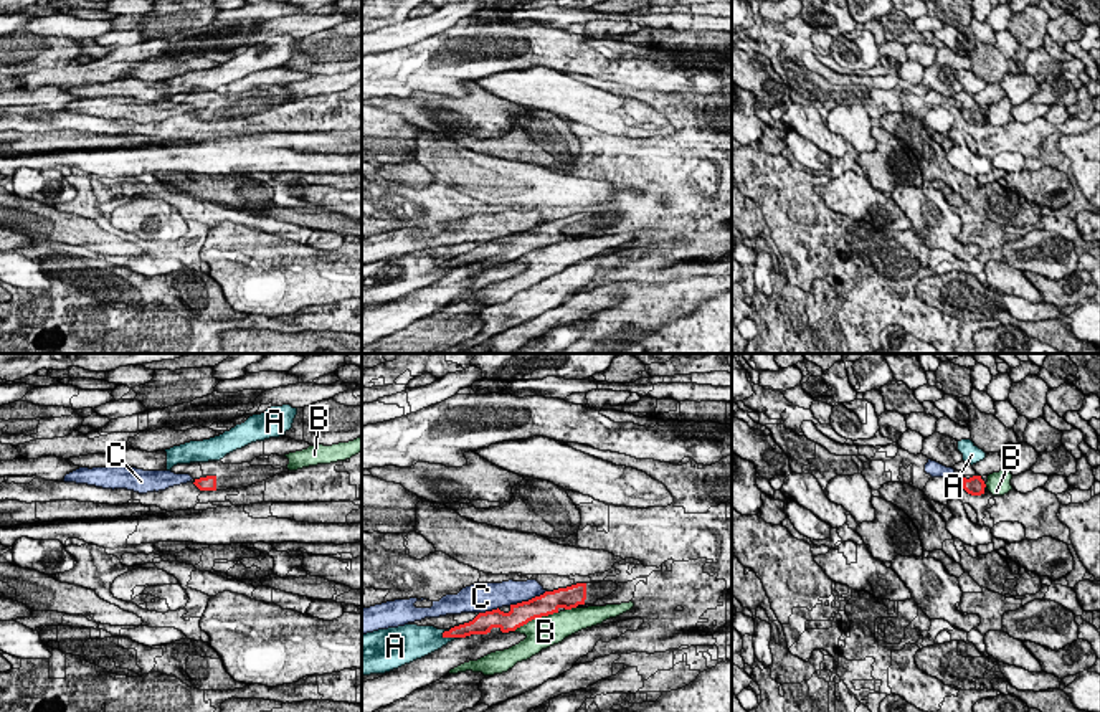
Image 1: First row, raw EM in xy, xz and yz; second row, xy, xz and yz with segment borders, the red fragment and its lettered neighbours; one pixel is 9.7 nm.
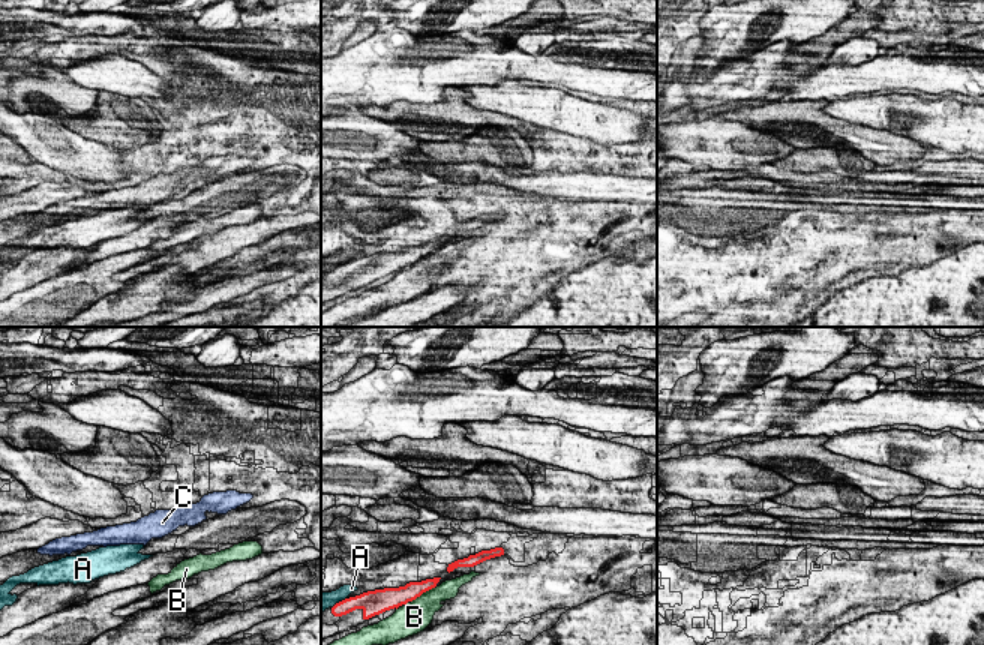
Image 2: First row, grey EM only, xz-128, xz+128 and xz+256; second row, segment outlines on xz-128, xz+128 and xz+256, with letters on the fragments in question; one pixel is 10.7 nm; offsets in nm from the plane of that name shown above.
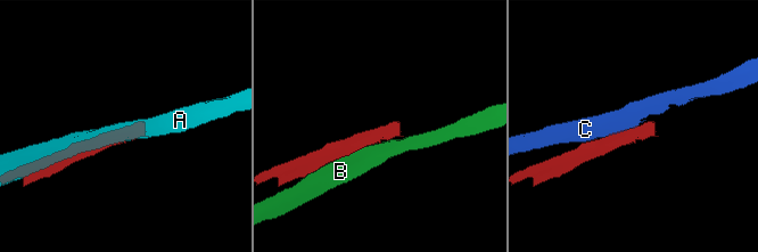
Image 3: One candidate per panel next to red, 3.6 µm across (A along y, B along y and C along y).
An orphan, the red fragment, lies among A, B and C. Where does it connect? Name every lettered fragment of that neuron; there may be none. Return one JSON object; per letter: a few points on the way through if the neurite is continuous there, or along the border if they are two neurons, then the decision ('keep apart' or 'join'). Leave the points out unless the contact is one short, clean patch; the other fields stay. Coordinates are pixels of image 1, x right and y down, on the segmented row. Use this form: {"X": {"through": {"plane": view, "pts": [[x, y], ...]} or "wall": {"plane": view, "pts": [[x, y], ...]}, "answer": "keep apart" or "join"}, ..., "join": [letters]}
{"A": {"answer": "keep apart"}, "B": {"answer": "keep apart"}, "C": {"answer": "keep apart"}, "join": []}

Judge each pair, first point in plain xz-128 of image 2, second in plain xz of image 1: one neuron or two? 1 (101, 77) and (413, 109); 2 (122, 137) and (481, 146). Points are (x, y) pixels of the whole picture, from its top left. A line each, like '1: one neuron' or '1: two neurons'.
1: two neurons
2: one neuron

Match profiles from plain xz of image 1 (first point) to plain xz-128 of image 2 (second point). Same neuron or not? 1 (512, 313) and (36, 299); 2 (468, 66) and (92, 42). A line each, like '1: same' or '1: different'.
1: different
2: same

